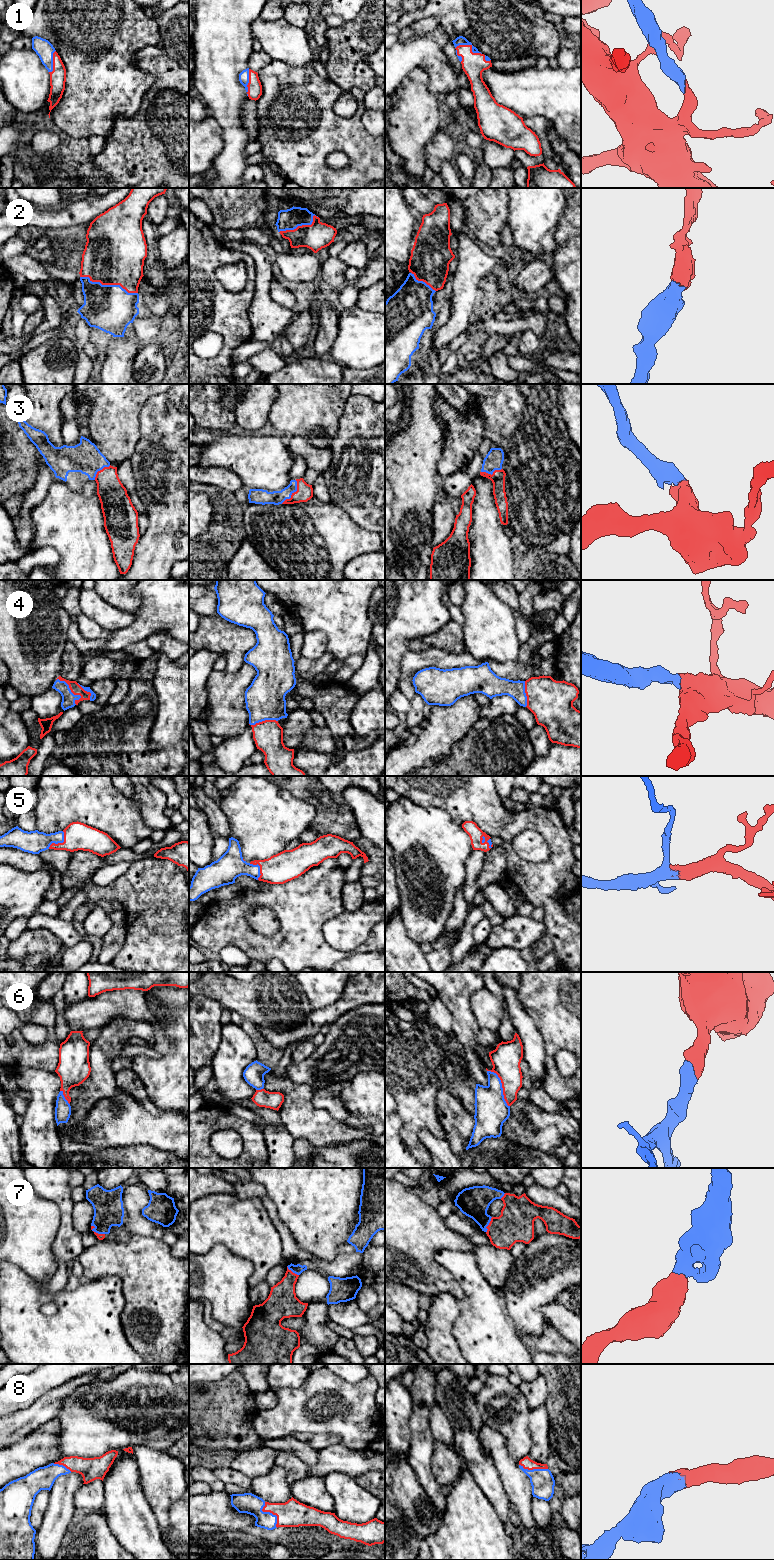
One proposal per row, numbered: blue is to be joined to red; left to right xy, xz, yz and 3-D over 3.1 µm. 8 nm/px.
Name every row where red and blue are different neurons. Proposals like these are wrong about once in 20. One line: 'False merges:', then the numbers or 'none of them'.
False merges: none of them

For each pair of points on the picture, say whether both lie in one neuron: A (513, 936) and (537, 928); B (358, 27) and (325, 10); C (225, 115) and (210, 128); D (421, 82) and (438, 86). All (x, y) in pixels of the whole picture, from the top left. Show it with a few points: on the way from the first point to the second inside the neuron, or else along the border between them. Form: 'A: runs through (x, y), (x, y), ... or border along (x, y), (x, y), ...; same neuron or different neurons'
A: runs through (519, 932), (531, 930); same neuron
B: border along (360, 10), (352, 19), (345, 21); different neurons
C: border along (208, 115), (220, 126), (223, 145); different neurons
D: border along (408, 72), (421, 67), (436, 95); different neurons

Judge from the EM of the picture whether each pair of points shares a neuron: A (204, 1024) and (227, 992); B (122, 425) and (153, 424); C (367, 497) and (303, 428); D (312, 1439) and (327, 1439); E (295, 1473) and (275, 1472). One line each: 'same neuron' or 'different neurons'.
A: different neurons
B: different neurons
C: different neurons
D: same neuron
E: different neurons

